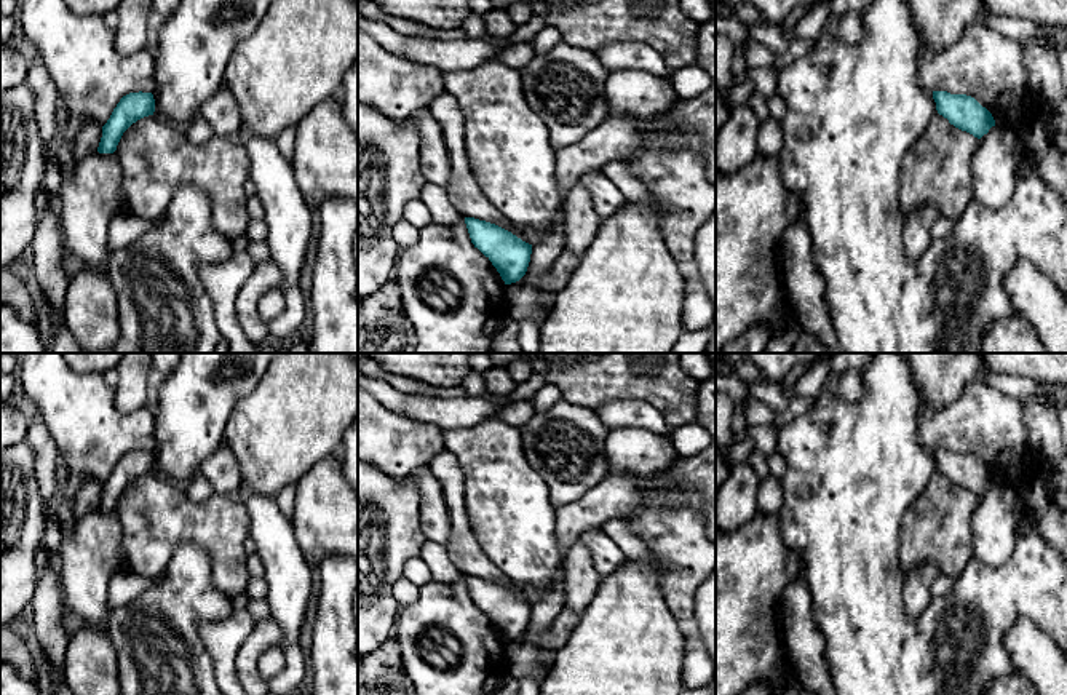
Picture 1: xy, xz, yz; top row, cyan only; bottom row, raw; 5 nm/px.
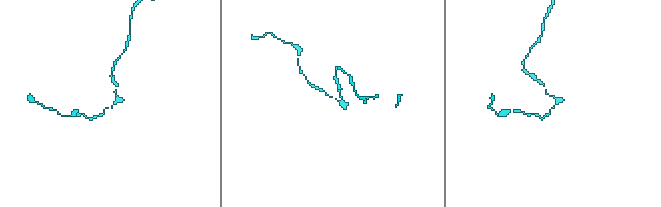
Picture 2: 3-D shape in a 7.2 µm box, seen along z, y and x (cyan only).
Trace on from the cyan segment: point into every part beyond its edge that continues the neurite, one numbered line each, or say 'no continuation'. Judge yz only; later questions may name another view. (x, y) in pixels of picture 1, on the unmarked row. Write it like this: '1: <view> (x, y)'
1: yz (936, 528)

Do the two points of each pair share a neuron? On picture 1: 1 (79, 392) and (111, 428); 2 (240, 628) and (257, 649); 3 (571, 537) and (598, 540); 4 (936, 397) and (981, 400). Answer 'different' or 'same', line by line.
1: same
2: different
3: different
4: different

